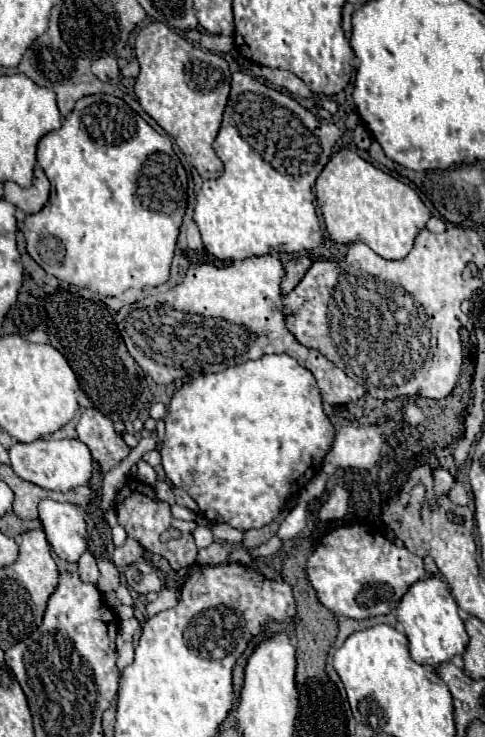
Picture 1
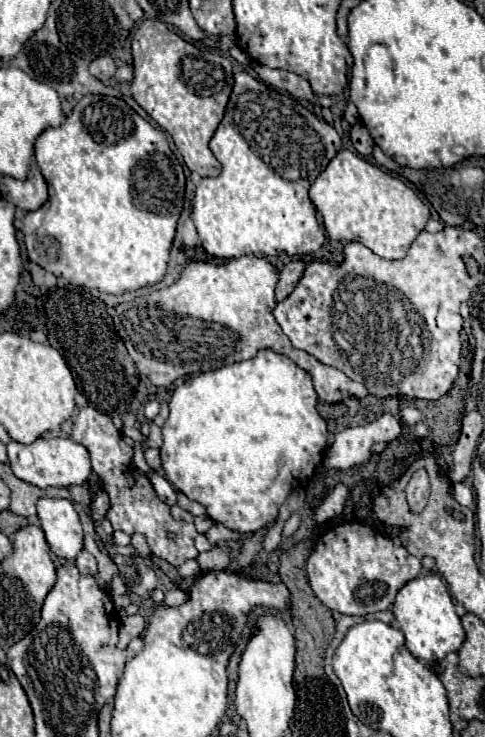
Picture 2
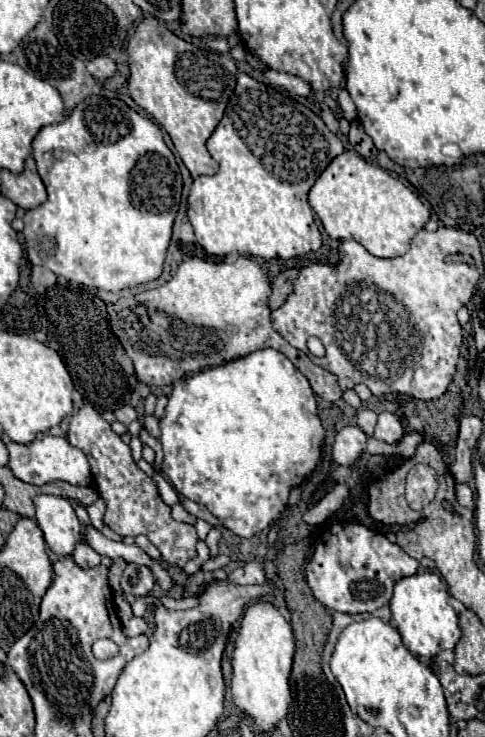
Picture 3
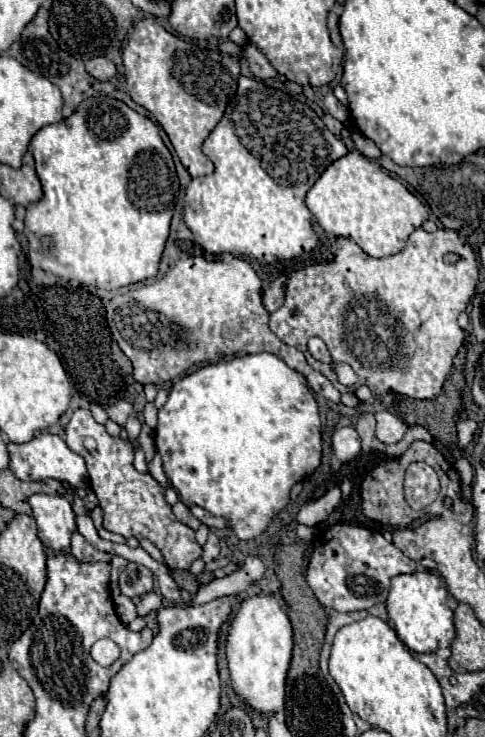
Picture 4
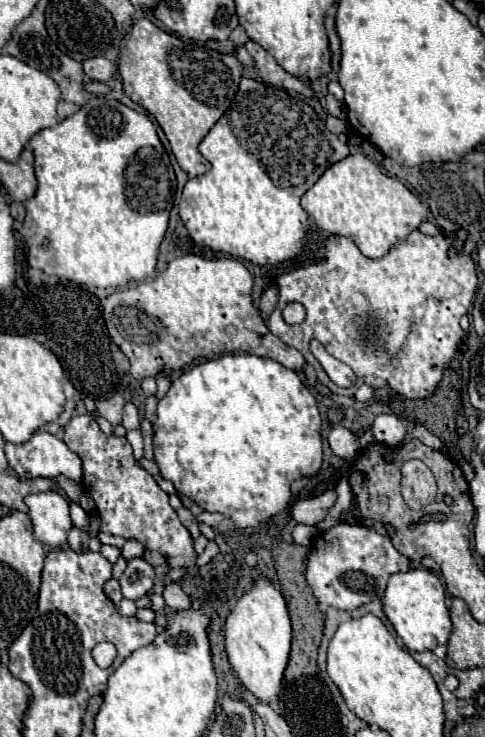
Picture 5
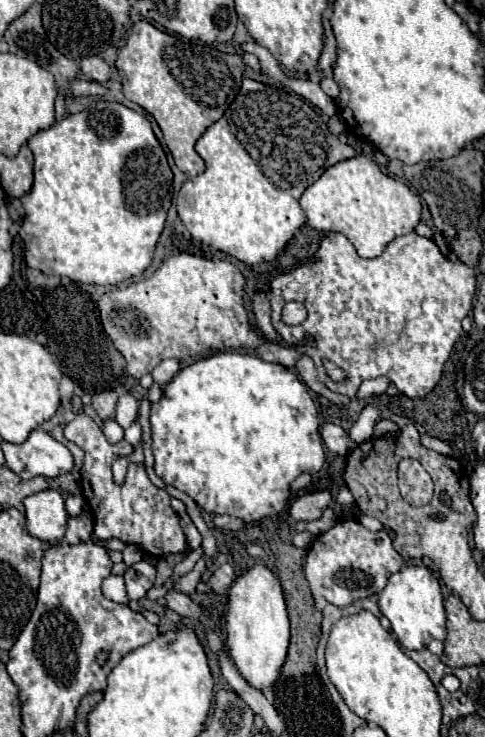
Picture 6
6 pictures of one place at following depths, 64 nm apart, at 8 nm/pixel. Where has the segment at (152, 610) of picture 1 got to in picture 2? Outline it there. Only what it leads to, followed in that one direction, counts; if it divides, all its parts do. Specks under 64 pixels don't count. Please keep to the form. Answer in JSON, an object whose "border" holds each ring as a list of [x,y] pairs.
{"border":[[[170,590],[170,592],[166,592],[166,602],[164,604],[158,604],[158,606],[180,606],[180,604],[184,604],[188,600],[188,596],[182,592],[182,590]]]}

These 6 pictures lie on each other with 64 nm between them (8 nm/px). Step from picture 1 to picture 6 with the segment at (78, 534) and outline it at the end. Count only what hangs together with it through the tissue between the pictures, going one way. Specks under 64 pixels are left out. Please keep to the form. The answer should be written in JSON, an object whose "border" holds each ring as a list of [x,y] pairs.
{"border":[[[50,488],[36,492],[24,500],[24,506],[26,528],[32,536],[50,544],[56,544],[64,538],[68,512],[64,508],[64,498],[60,492]]]}

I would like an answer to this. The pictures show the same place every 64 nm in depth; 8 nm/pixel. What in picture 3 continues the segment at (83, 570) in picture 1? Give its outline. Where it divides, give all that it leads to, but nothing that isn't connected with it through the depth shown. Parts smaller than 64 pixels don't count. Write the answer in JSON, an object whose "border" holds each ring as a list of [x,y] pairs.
{"border":[[[78,542],[76,544],[76,550],[74,550],[72,558],[76,560],[76,564],[80,568],[92,568],[92,566],[100,564],[100,560],[102,560],[102,556],[98,552],[94,552],[86,542]]]}

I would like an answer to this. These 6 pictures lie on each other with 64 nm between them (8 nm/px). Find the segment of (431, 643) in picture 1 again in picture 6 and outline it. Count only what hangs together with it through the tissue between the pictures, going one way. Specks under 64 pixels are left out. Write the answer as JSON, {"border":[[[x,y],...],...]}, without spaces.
{"border":[[[402,566],[396,574],[392,574],[378,596],[378,606],[390,620],[398,642],[408,650],[422,650],[430,640],[444,640],[446,636],[446,612],[440,582],[426,566]]]}

